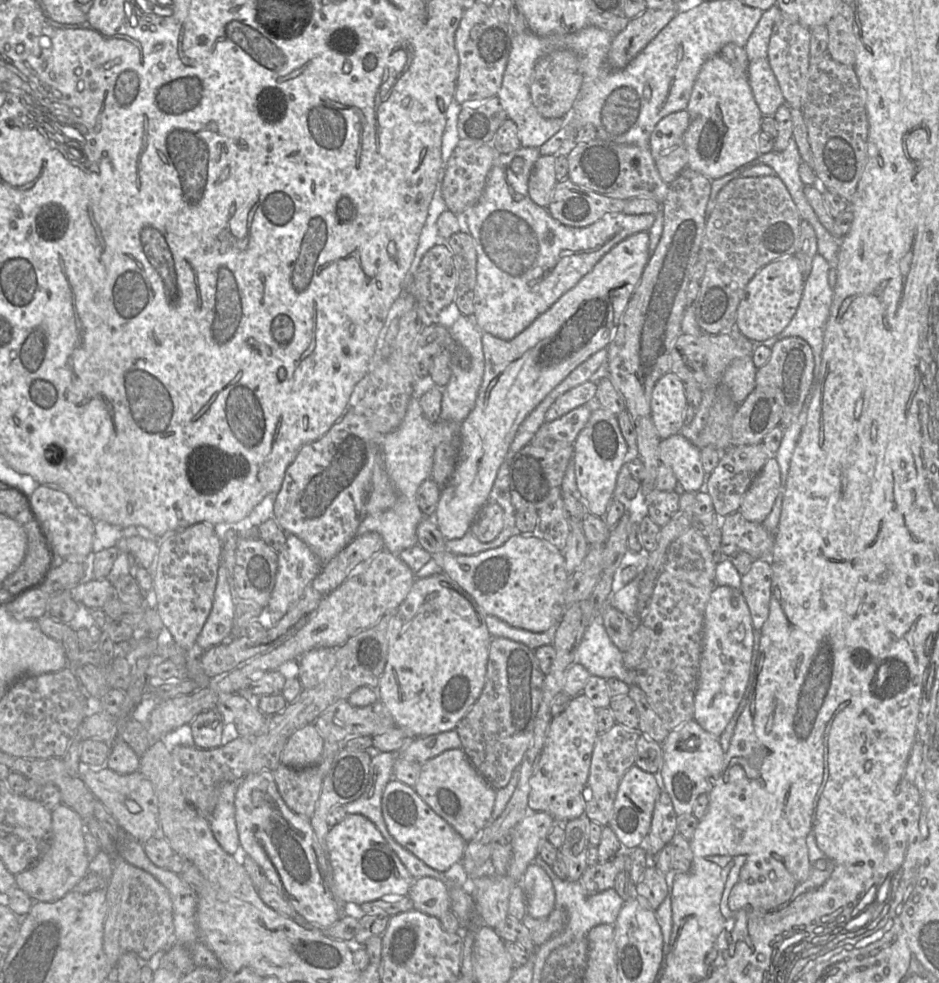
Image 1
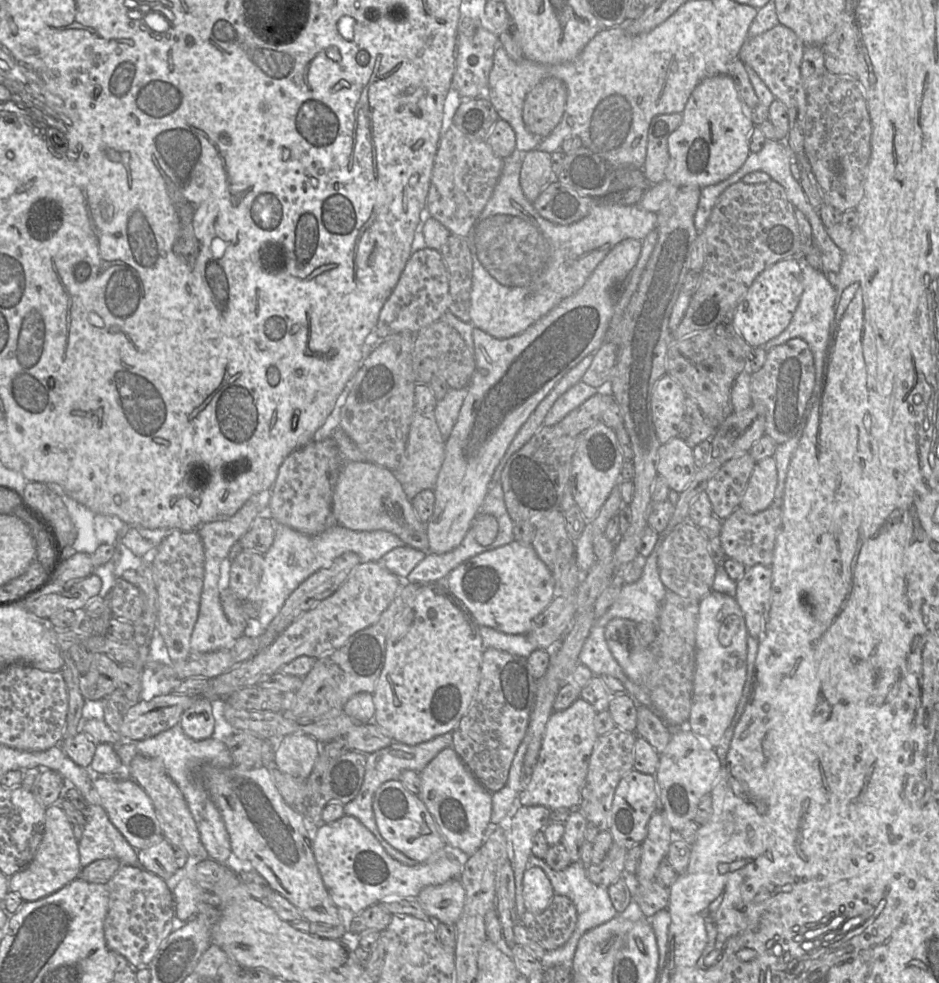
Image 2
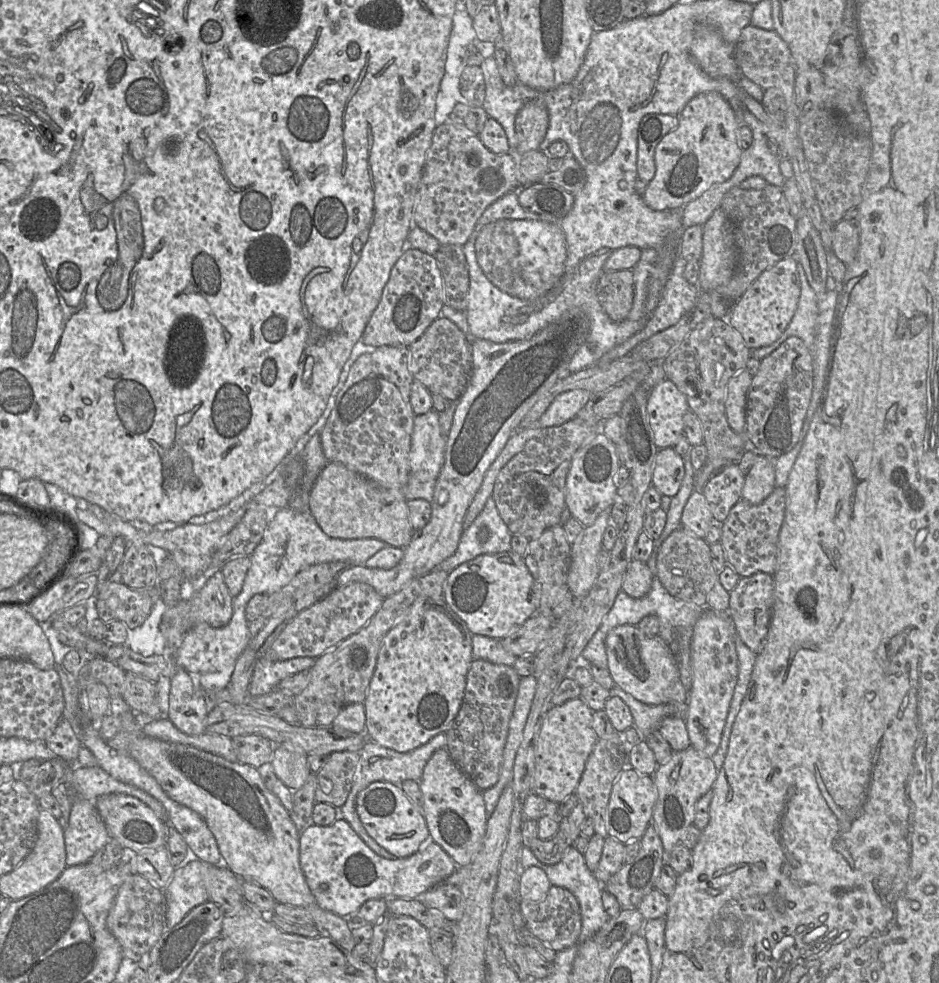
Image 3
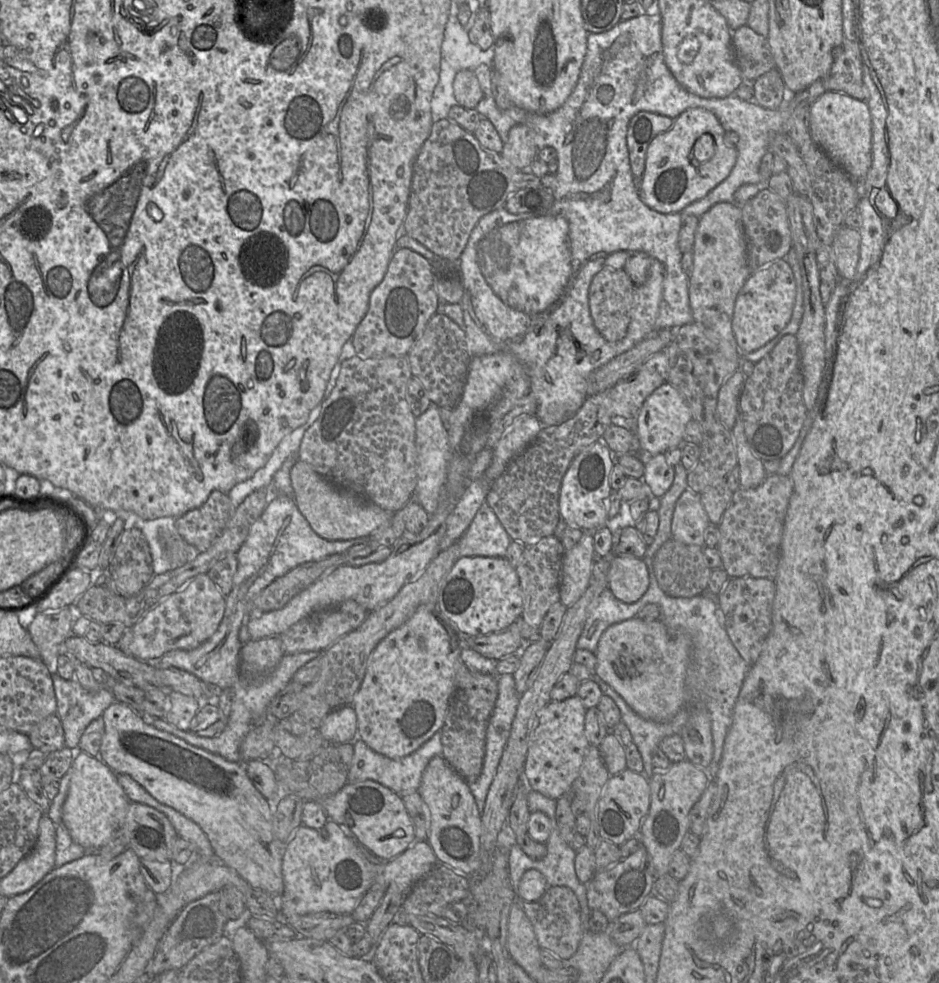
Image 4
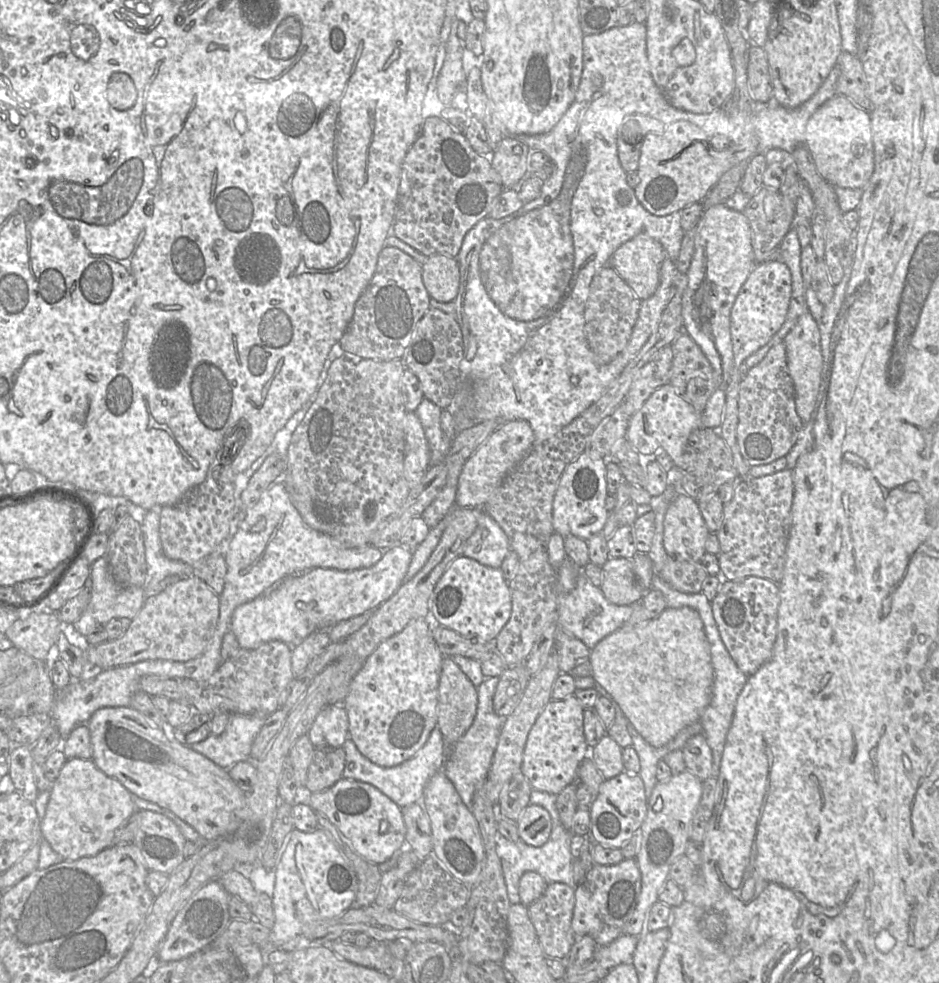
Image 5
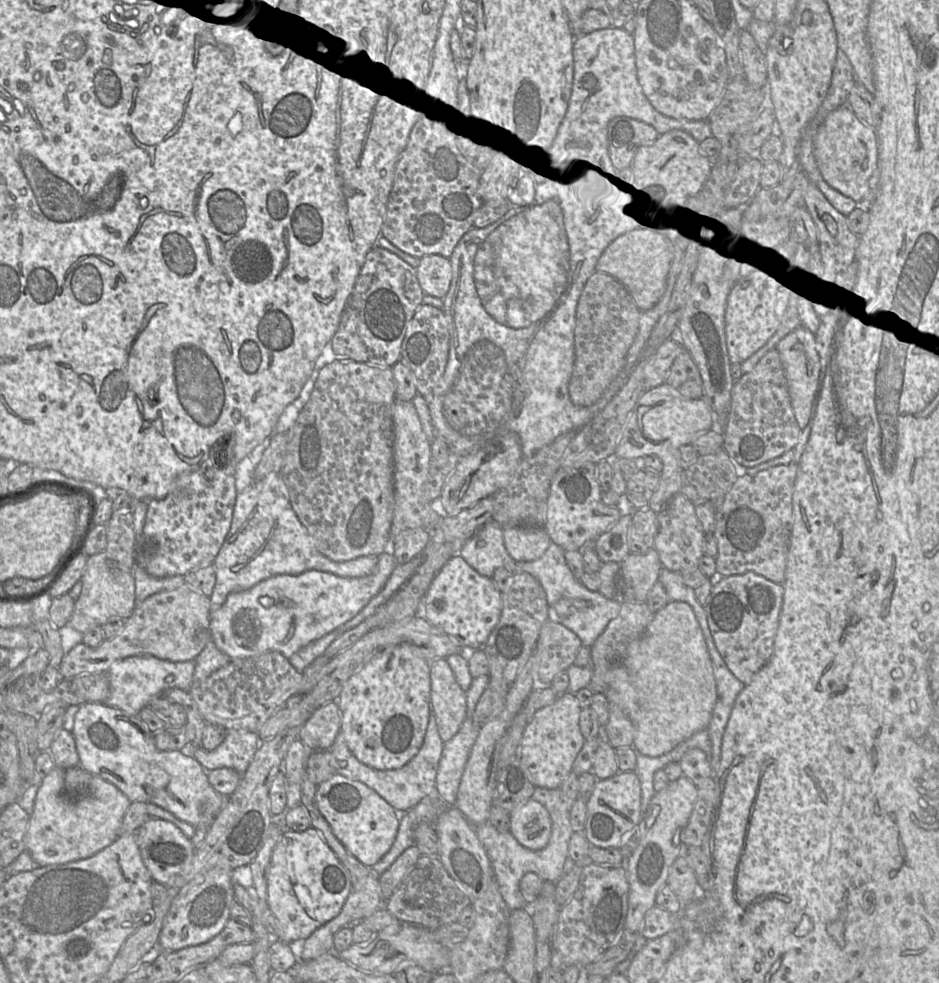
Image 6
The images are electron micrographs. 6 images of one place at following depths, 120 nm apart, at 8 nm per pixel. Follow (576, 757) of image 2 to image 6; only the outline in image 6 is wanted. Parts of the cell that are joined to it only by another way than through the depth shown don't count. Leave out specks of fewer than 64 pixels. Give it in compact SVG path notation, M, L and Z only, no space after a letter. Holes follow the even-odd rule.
M566 692L554 703L539 709L526 725L518 747L518 757L535 787L560 788L572 772L573 763L585 742L579 726L581 710L575 693Z

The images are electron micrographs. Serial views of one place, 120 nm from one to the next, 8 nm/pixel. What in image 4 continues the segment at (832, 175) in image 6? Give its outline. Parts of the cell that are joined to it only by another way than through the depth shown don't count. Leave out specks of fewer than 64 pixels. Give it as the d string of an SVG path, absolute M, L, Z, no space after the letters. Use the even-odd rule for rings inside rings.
M826 91L810 109L813 142L854 180L863 180L872 163L872 120L866 102L845 93Z

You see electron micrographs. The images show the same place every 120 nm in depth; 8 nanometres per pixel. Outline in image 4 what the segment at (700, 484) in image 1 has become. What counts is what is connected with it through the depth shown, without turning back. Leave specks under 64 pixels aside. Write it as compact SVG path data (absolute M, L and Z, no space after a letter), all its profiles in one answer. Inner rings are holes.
M664 453L646 456L643 481L652 495L661 498L670 489L675 475L675 468L670 466Z

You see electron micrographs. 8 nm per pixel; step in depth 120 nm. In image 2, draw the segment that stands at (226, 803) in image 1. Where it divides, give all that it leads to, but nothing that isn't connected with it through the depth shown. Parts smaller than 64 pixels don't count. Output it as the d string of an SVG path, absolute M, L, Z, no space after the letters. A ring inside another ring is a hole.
M177 724L146 740L132 741L121 739L121 741L111 745L113 745L116 754L125 768L129 767L133 758L137 755L160 760L166 773L178 786L184 796L197 825L201 843L206 849L209 859L220 864L230 864L233 862L229 834L218 808L209 796L206 788L206 778L204 773L202 773L202 768L204 767L233 767L232 757L224 742L212 737L201 741L194 741L188 738L184 734L181 726Z

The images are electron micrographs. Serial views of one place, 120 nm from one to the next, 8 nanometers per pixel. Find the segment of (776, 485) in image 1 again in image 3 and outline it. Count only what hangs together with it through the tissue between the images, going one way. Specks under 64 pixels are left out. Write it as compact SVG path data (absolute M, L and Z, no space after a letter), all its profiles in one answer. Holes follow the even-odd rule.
M759 455L746 474L742 488L742 499L752 505L760 504L771 494L775 487L774 462L765 456Z

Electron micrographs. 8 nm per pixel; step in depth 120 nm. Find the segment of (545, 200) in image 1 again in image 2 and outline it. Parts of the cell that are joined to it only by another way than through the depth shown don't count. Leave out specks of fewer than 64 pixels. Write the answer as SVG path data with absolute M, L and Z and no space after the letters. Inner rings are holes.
M537 148L528 150L522 159L519 182L523 194L533 202L552 181L551 153Z

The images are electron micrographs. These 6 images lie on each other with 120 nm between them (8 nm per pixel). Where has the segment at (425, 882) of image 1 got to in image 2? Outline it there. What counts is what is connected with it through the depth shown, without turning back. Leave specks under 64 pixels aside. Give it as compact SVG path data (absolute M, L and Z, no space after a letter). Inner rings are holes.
M453 879L442 885L427 886L423 888L417 896L417 900L425 913L430 917L430 920L433 920L436 923L440 922L455 925L464 907L465 890L459 879Z

